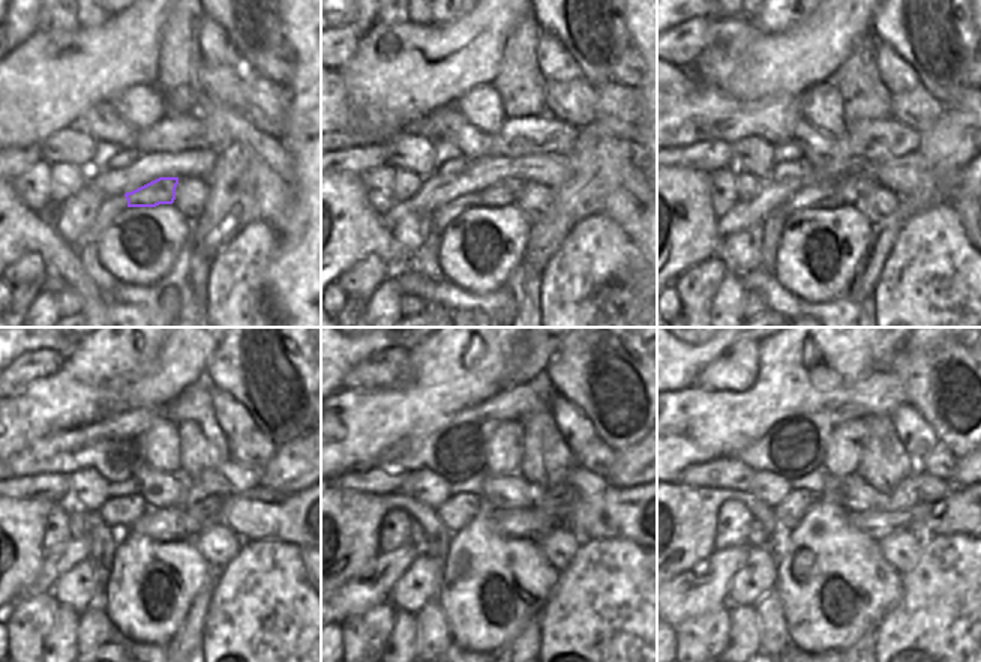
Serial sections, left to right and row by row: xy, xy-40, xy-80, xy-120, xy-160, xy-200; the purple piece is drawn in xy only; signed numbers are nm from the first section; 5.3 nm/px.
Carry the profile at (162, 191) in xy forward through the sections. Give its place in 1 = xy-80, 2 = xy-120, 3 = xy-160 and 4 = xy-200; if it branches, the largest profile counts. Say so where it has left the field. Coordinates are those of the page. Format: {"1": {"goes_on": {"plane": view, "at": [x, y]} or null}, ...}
{"1": {"goes_on": {"plane": "xy-80", "at": [848, 189]}}, "2": {"goes_on": {"plane": "xy-120", "at": [207, 511]}}, "3": {"goes_on": {"plane": "xy-160", "at": [555, 502]}}, "4": {"goes_on": {"plane": "xy-200", "at": [905, 496]}}}

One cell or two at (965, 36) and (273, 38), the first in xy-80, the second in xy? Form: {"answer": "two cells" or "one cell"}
{"answer": "one cell"}

